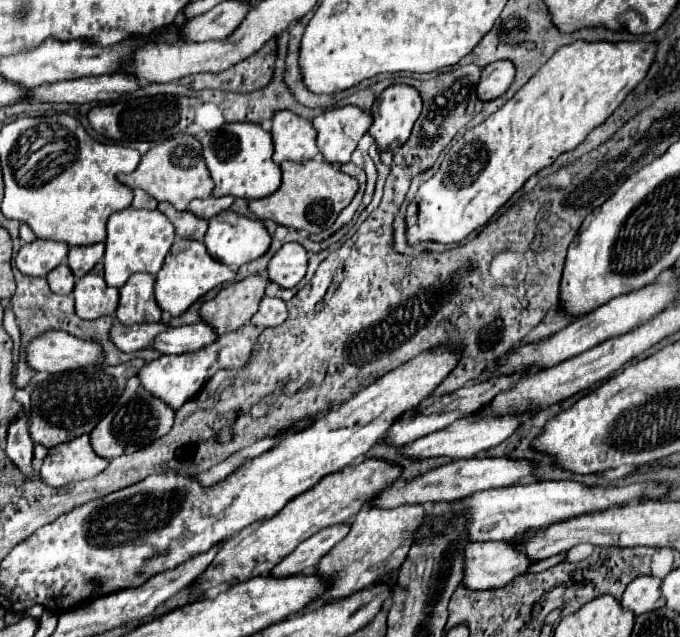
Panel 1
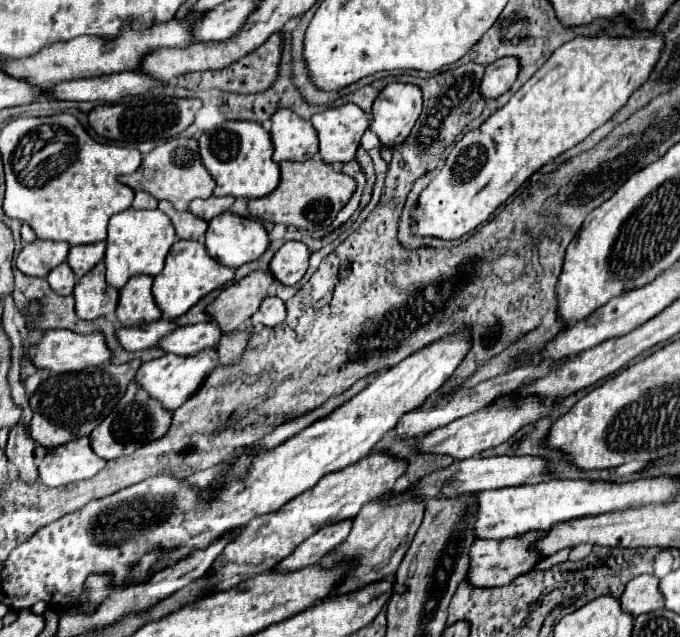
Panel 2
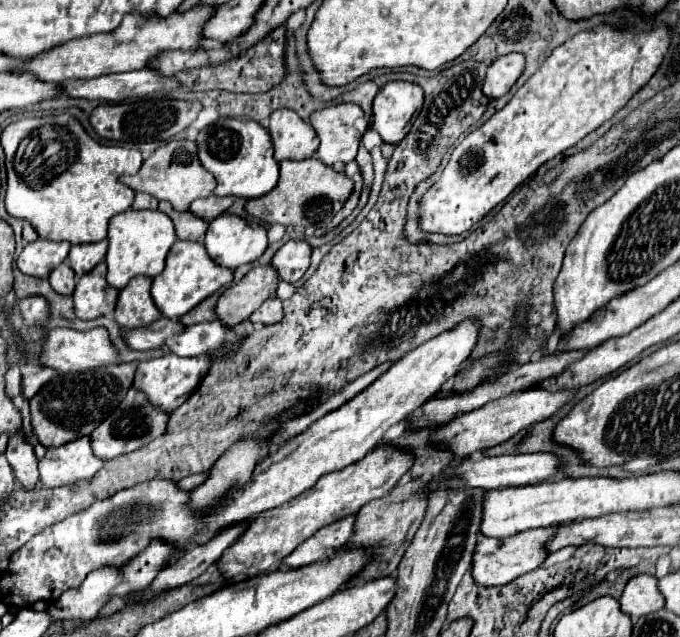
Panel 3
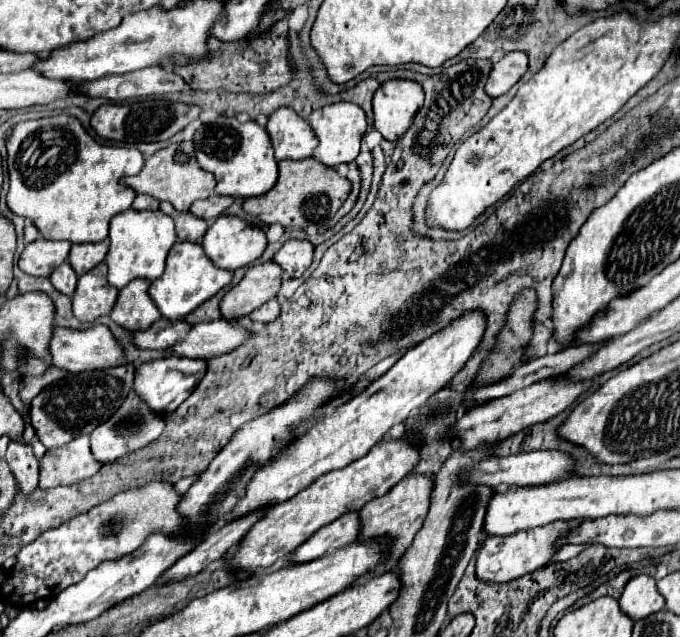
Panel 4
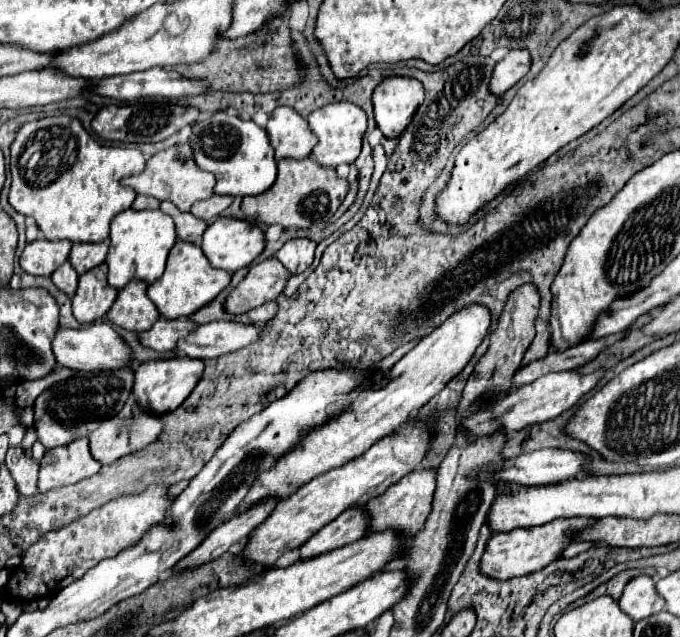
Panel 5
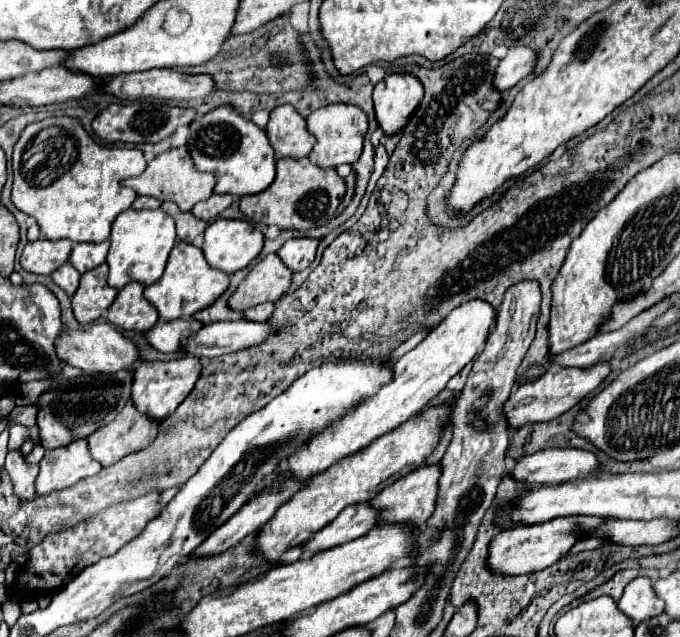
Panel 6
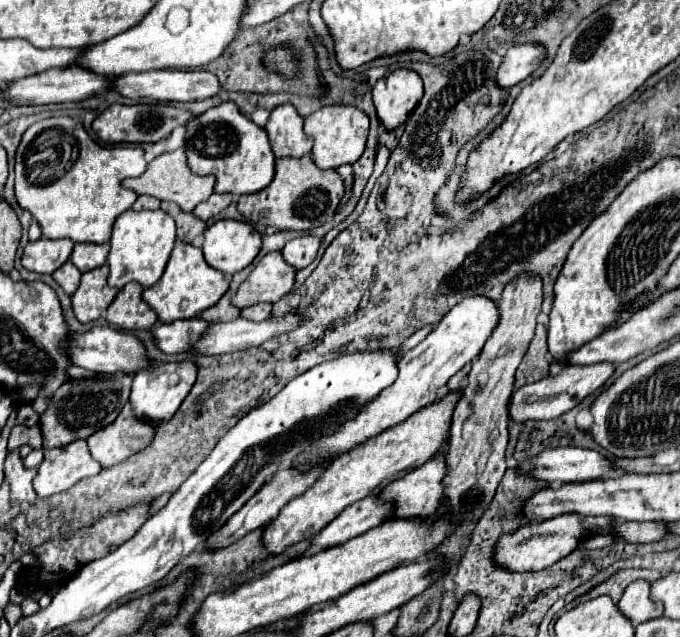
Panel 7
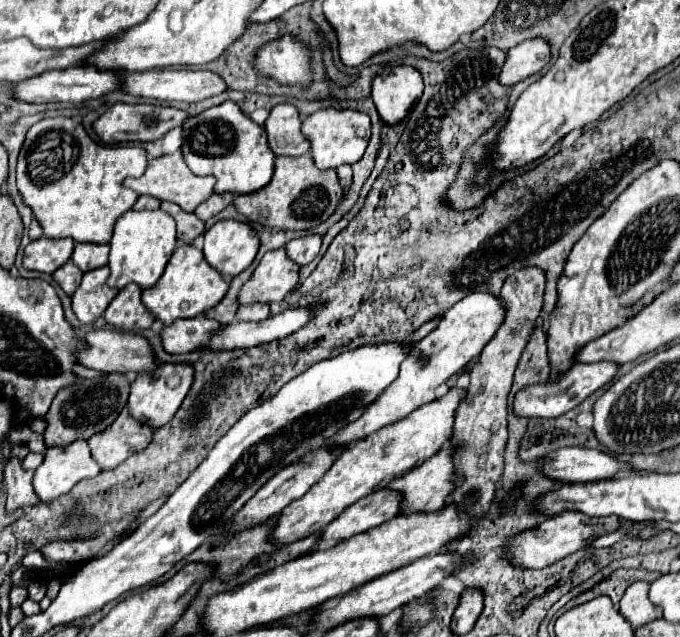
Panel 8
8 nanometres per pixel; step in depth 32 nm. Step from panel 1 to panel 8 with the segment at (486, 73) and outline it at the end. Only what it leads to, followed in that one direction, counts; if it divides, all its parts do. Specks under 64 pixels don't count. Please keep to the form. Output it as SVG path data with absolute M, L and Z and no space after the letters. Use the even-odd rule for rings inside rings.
M524 40L508 50L508 58L500 72L500 82L516 84L540 72L548 62L550 62L548 40Z

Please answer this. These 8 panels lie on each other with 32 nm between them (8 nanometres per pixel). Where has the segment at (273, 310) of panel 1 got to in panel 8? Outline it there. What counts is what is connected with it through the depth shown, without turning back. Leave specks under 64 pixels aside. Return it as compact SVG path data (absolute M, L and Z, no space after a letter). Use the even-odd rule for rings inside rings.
M240 304L236 312L236 320L264 320L270 316L270 306L268 304Z

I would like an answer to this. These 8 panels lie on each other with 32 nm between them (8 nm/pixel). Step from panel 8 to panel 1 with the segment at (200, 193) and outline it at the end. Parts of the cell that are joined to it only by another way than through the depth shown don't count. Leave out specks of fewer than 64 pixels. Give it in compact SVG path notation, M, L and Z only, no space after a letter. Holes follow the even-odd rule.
M186 134L170 138L170 140L154 146L152 150L148 150L142 156L138 168L132 174L118 174L118 180L134 190L132 208L148 208L148 210L154 210L158 206L158 202L162 202L162 200L170 202L176 210L188 210L188 204L194 198L208 198L214 190L210 172L202 160L200 142L194 136L186 136ZM136 188L142 188L142 190L136 190Z

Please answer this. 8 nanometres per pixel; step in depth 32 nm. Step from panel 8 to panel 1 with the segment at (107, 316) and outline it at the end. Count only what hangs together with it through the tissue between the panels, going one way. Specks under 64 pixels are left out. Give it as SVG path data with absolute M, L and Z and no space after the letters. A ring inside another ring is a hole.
M136 274L128 278L128 284L120 288L120 304L116 310L116 320L124 326L158 322L162 316L160 306L154 300L154 276Z

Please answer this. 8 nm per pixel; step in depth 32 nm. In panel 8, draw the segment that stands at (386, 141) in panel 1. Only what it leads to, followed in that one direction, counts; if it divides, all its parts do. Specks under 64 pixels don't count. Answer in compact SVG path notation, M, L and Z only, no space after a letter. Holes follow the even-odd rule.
M406 64L384 66L382 74L372 80L372 100L388 124L404 120L412 104L422 96L422 90L420 72Z

